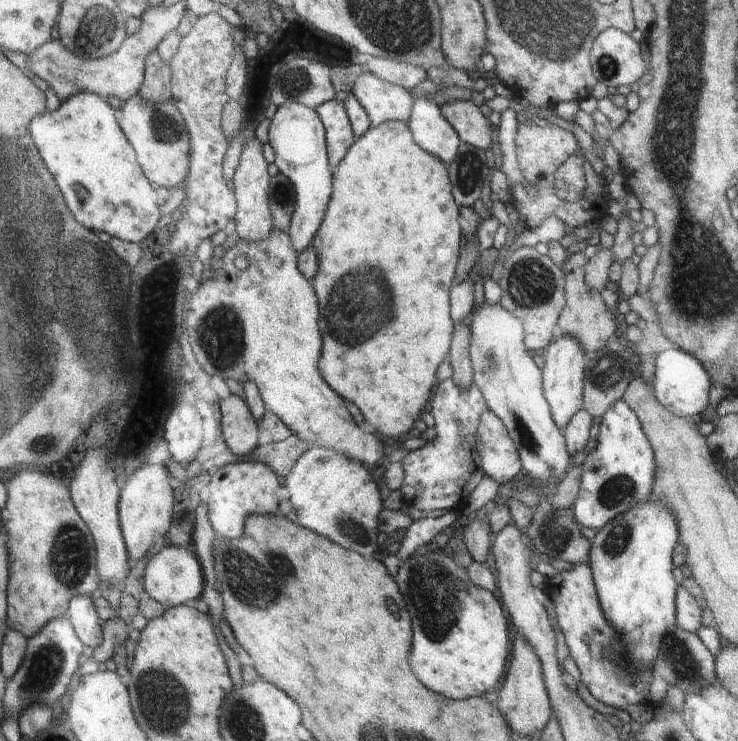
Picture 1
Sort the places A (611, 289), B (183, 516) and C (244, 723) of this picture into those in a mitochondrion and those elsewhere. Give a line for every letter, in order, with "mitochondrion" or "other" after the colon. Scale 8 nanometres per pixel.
A: other
B: other
C: mitochondrion

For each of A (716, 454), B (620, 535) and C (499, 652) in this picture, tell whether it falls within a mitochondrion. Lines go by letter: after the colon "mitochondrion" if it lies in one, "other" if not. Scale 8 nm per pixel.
A: other
B: mitochondrion
C: other

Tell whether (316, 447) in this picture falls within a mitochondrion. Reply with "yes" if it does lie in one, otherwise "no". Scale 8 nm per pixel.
no

